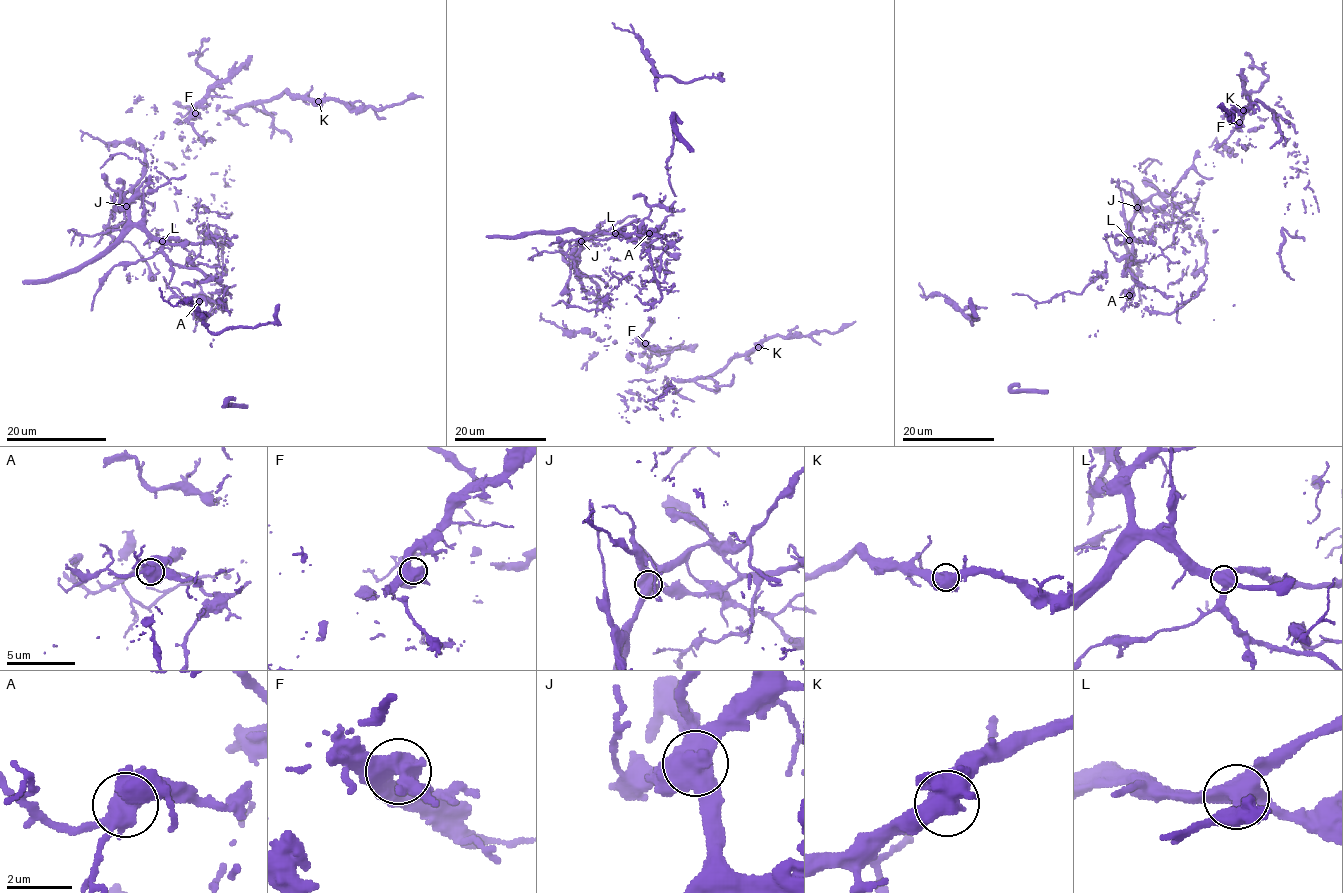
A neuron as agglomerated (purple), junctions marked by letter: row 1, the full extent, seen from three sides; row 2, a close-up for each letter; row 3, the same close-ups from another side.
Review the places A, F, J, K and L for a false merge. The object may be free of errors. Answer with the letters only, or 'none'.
J

